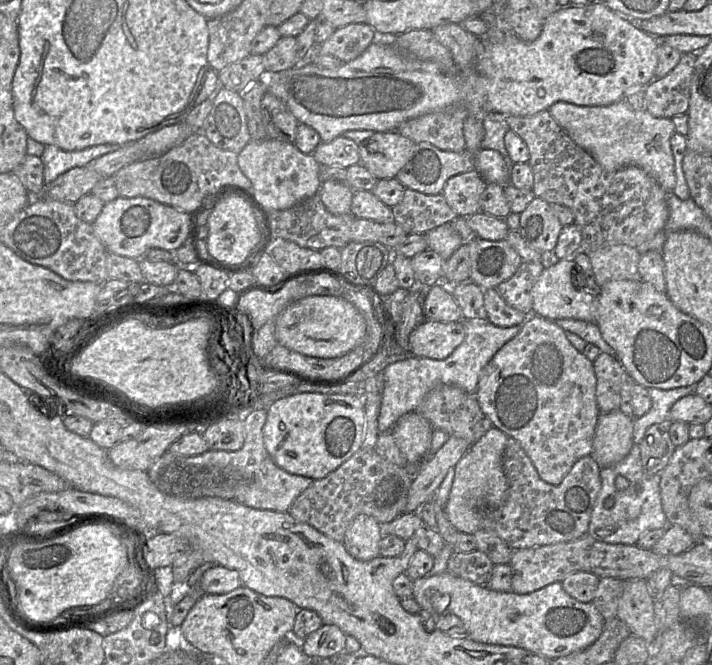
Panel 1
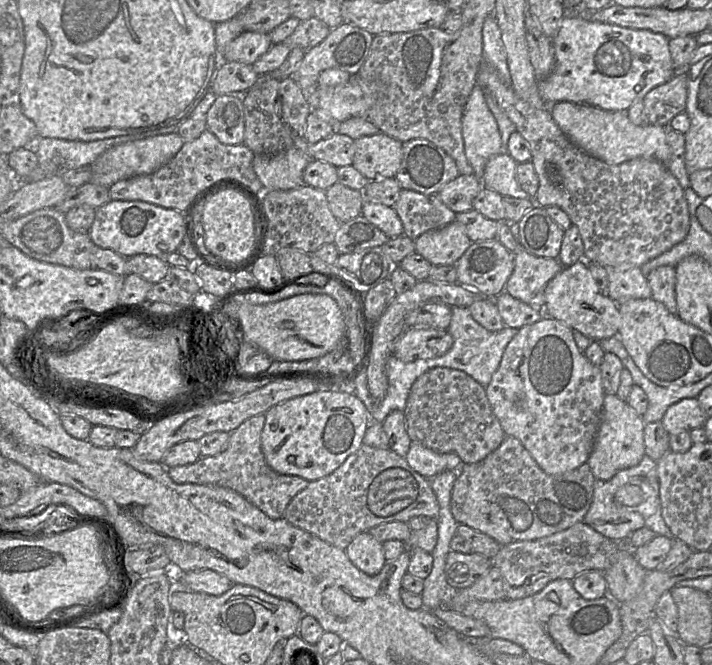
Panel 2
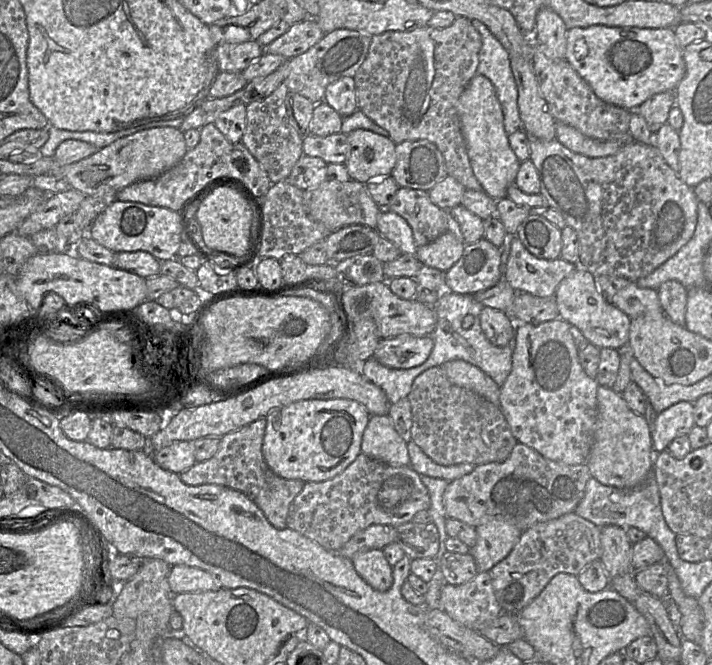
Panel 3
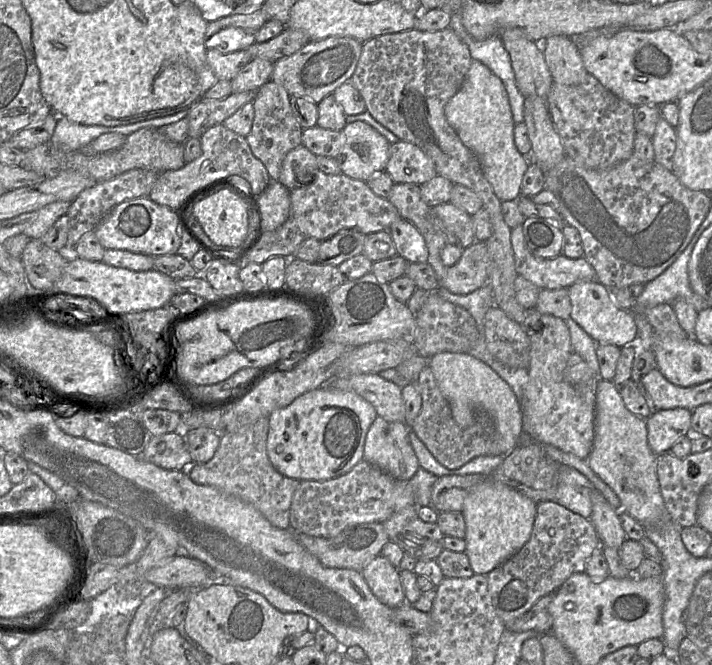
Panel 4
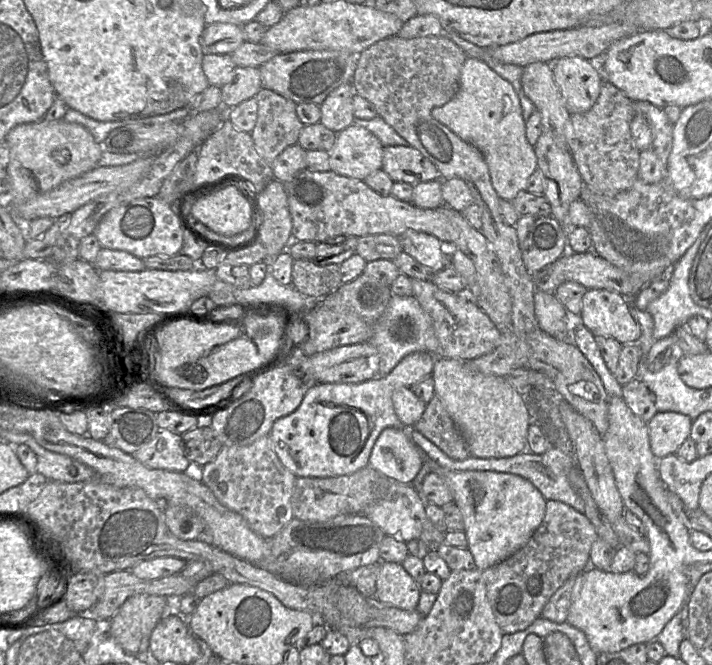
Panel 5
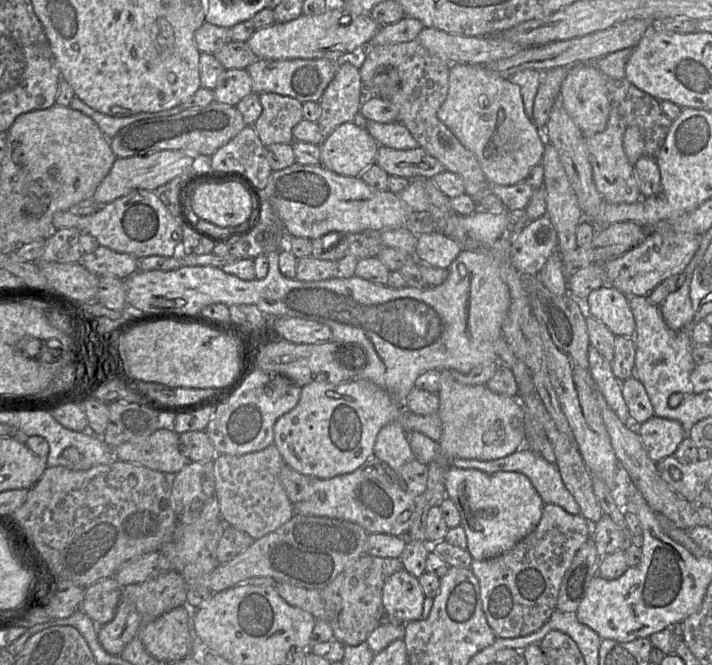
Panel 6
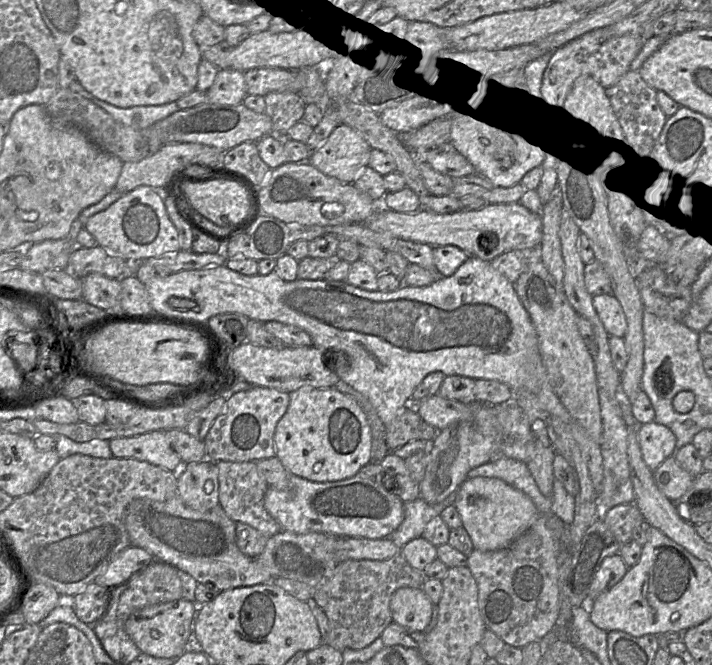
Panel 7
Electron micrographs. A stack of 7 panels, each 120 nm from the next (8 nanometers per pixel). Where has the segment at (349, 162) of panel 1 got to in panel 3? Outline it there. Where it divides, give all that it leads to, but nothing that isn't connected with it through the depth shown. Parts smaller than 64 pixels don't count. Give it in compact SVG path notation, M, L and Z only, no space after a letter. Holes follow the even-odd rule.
M342 132L326 137L310 134L303 138L302 148L304 155L319 157L327 164L344 164L350 150L350 144L347 134Z

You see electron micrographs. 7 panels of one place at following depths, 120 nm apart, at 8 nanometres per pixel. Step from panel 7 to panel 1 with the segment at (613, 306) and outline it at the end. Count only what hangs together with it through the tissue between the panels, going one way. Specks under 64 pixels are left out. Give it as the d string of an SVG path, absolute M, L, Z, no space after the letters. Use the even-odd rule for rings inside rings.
M573 259L552 260L549 262L531 290L533 314L549 319L575 319L596 322L597 293L585 293L577 288L579 279L573 277Z

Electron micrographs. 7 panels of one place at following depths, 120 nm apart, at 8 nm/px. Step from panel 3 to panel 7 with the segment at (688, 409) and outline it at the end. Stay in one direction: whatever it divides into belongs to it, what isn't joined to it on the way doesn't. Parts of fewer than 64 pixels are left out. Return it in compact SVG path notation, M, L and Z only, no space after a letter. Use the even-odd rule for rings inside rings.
M655 421L638 425L637 436L643 460L652 471L677 450L676 436L672 430Z

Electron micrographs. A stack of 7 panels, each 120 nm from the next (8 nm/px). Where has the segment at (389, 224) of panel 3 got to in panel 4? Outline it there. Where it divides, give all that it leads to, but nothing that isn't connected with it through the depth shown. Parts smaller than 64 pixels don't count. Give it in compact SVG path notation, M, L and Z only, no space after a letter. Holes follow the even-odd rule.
M400 218L388 229L397 254L408 263L424 263L428 260L428 249L418 229L408 220Z

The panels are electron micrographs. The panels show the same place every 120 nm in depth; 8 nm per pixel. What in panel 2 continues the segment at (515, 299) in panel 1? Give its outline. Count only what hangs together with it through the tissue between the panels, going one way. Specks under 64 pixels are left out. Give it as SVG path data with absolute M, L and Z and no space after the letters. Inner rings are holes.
M520 248L514 252L514 269L504 292L530 306L543 309L546 286L562 268L557 258L535 256Z

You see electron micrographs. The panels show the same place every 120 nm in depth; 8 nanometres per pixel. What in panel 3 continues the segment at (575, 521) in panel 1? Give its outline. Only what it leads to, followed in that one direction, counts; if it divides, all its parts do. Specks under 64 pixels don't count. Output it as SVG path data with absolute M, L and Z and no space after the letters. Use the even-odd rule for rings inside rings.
M517 443L504 461L477 465L469 474L449 482L443 503L447 518L473 527L492 519L507 519L523 532L537 523L574 512L591 477L586 463L567 465L555 462Z

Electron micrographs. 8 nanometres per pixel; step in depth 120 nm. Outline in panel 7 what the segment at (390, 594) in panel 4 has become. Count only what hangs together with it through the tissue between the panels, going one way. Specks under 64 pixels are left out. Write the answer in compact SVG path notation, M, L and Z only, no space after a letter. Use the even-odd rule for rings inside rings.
M422 588L397 589L390 599L392 622L424 632L431 621L433 603Z

